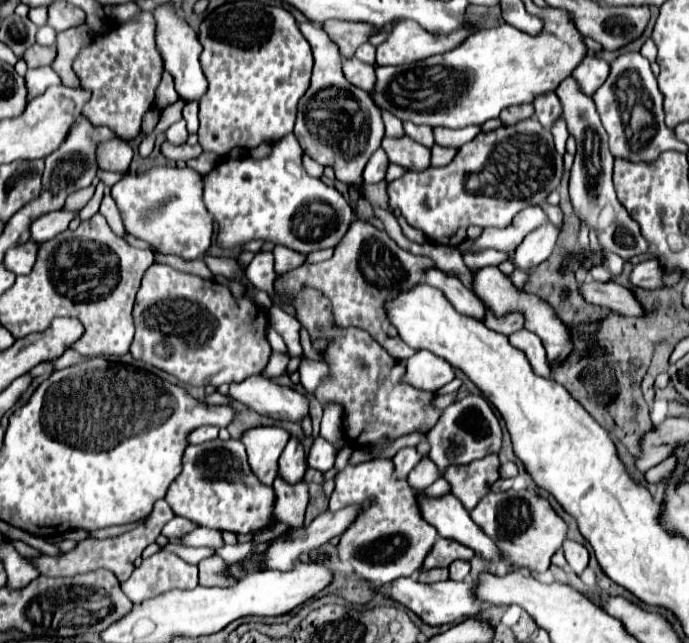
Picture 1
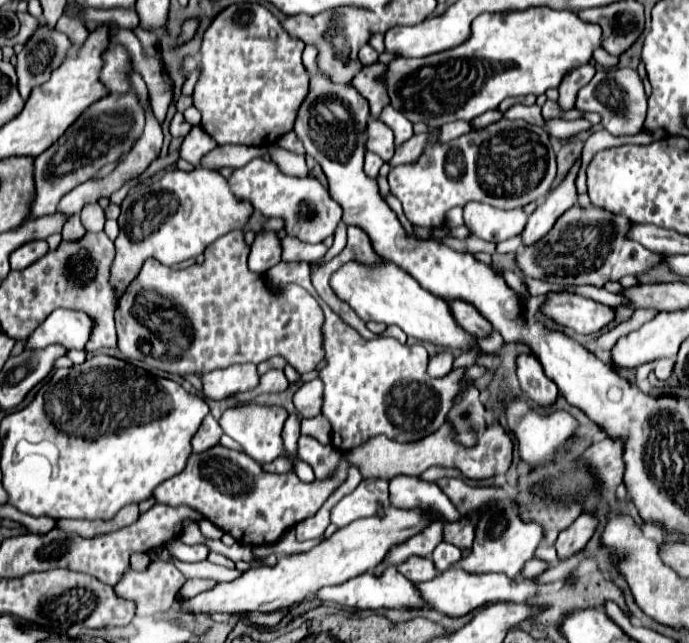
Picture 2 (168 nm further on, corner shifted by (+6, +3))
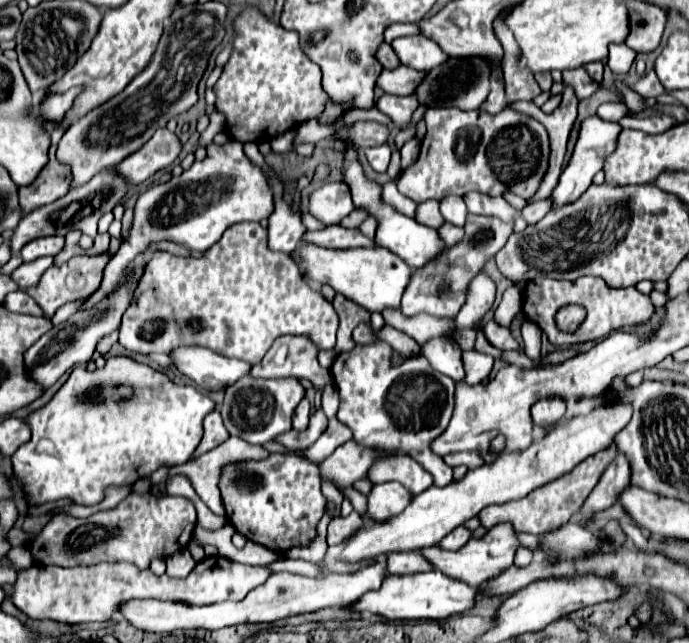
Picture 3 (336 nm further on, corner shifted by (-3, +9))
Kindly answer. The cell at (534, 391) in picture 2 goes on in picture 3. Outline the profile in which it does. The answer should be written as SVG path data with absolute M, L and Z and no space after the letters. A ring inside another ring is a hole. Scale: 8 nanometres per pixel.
M546 397L534 403L532 407L532 419L536 427L548 427L556 425L566 413L566 401L560 397Z

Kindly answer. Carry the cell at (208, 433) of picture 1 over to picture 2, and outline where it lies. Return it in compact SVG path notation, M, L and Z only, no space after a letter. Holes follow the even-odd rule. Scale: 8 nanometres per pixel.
M207 415L199 427L199 431L193 437L193 451L207 451L211 447L215 447L219 443L219 439L223 437L223 431L219 427L219 423L213 419L213 415Z

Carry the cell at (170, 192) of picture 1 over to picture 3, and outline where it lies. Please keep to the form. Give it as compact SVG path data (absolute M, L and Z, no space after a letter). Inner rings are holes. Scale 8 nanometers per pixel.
M240 141L210 145L204 161L194 161L192 167L182 175L172 177L168 183L156 185L148 197L154 203L134 207L134 221L128 237L122 241L120 249L106 265L100 289L80 305L80 311L94 309L100 301L108 299L110 293L124 287L134 275L136 255L148 257L152 243L172 241L186 247L188 251L204 253L230 225L242 221L262 221L274 209L272 191L266 183L266 177L256 165L246 159Z

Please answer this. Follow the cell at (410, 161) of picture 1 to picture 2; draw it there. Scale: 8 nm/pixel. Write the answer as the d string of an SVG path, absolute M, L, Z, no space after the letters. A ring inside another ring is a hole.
M371 119L367 121L367 151L377 153L381 159L389 161L393 157L395 145L393 145L393 131L383 125L379 119Z

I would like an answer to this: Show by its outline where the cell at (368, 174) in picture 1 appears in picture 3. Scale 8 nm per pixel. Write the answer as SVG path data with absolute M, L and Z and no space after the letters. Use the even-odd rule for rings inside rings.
M378 145L378 147L370 147L370 149L366 149L364 153L366 153L366 159L368 159L368 163L372 165L372 169L374 169L374 171L384 173L384 171L388 169L390 155L392 155L390 145Z

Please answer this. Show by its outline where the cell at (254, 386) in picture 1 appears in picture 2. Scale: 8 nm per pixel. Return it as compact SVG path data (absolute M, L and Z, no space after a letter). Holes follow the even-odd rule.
M237 363L227 369L215 369L207 375L199 375L203 383L203 395L209 399L225 399L235 393L253 389L259 383L259 375L253 363Z

